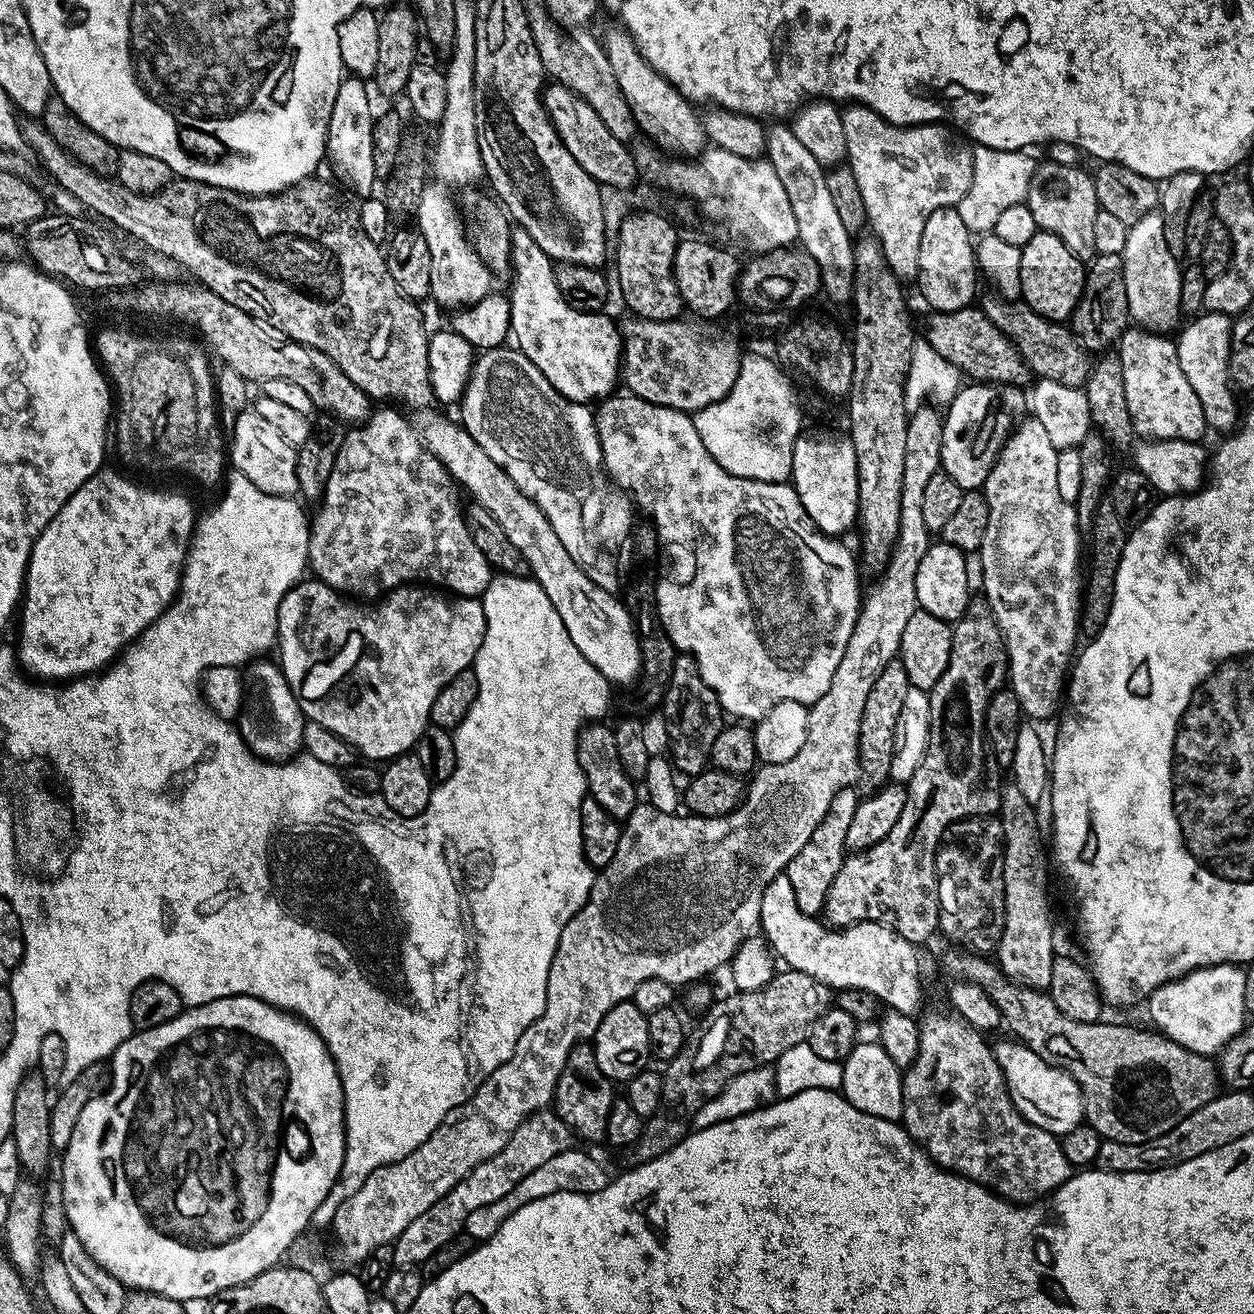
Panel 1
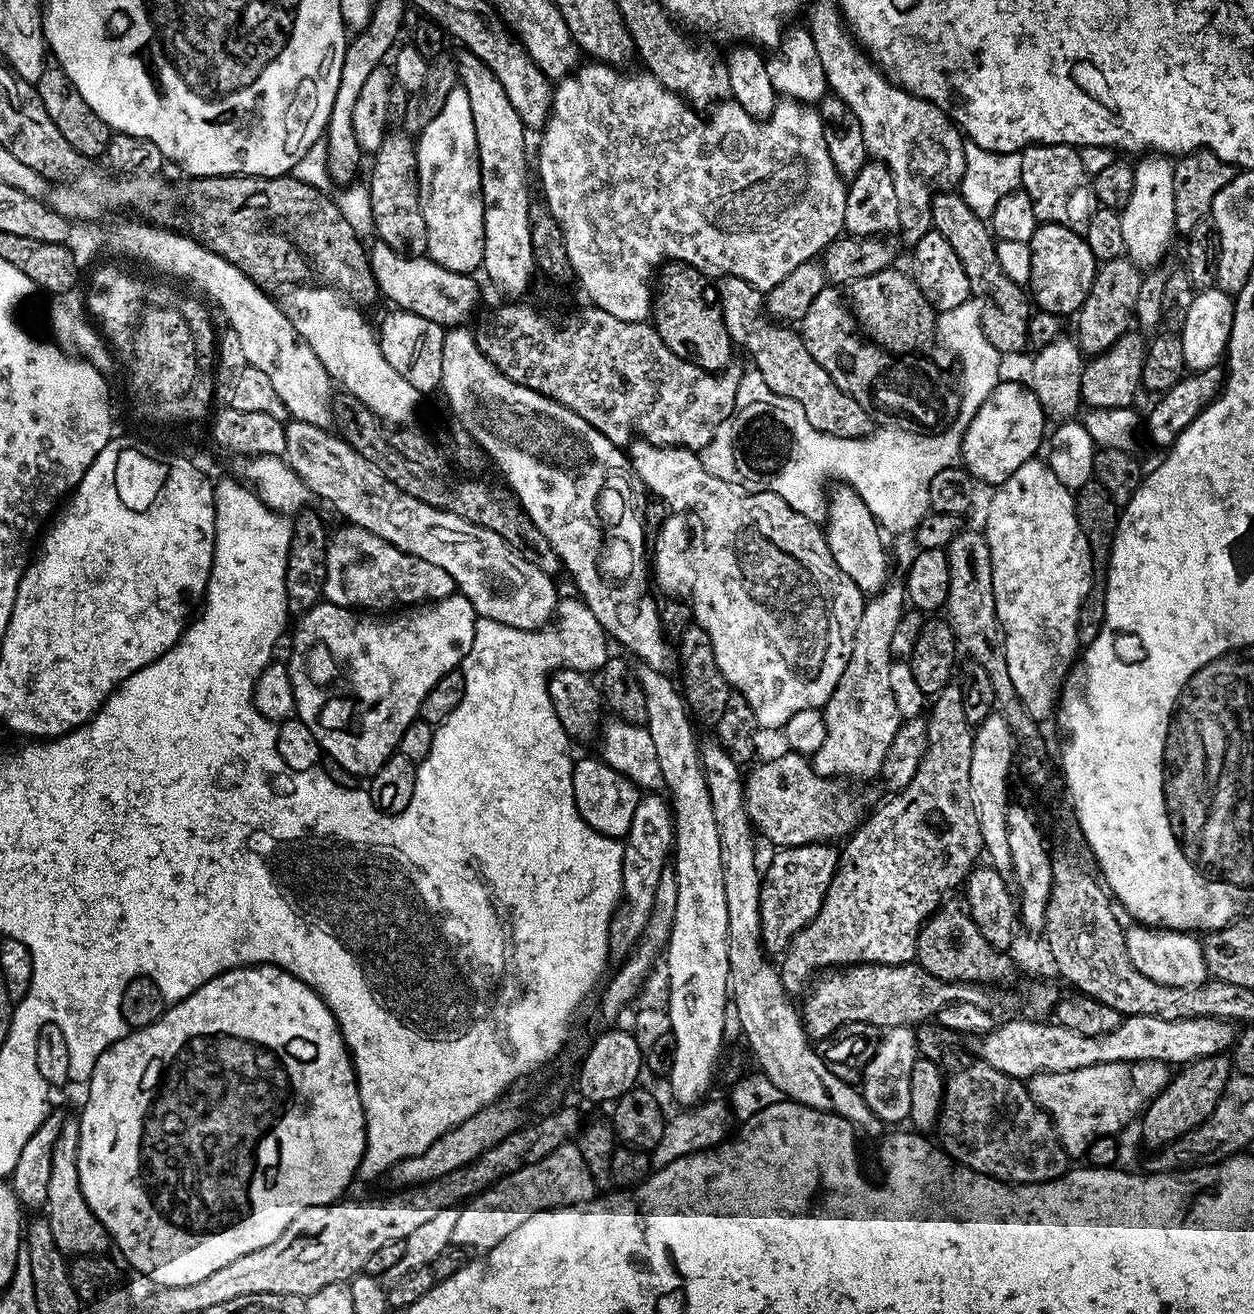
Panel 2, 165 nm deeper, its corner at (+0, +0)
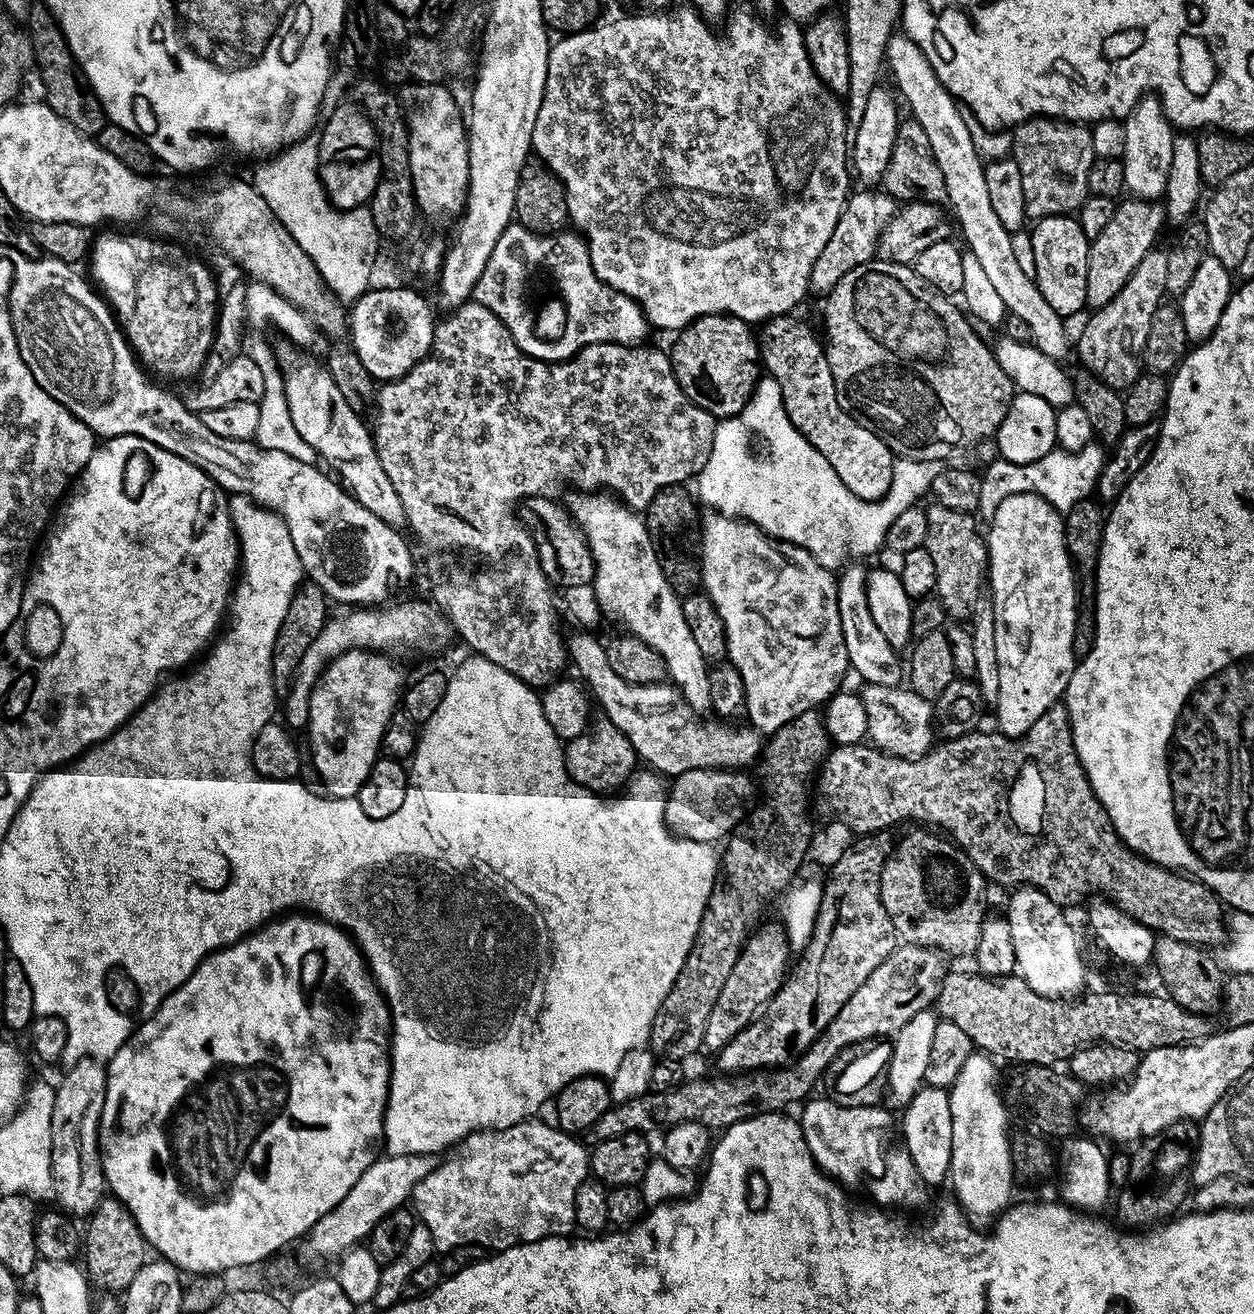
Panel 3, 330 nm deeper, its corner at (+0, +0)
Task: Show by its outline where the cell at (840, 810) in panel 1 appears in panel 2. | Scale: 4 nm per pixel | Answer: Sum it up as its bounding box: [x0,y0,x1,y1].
[760,843,838,953]

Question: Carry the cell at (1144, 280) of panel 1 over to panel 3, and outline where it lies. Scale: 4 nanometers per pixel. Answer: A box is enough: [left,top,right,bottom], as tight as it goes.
[1122,94,1177,201]

